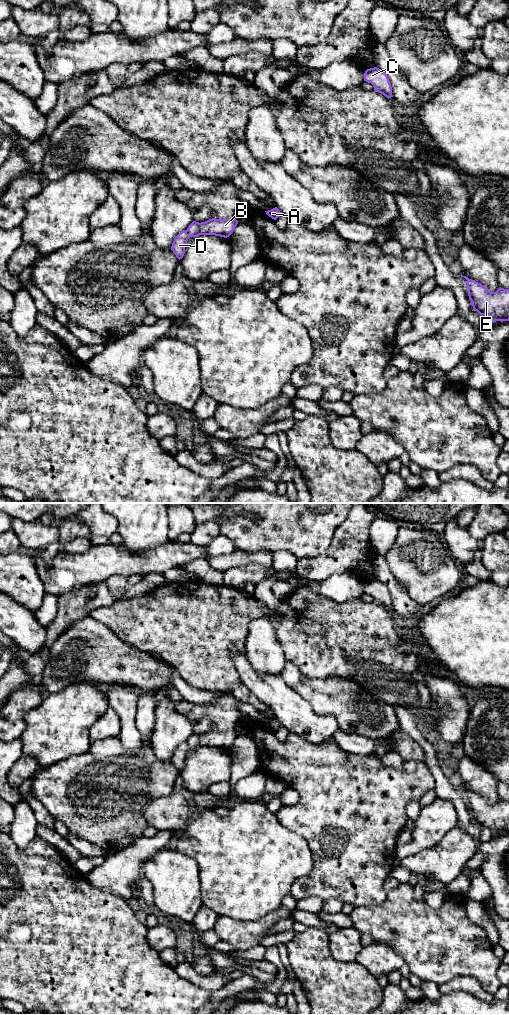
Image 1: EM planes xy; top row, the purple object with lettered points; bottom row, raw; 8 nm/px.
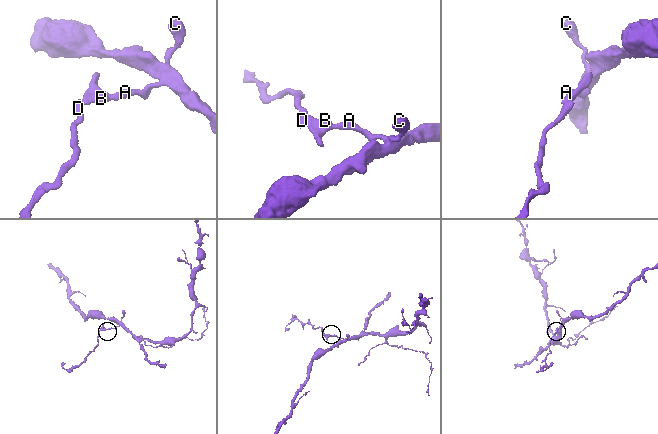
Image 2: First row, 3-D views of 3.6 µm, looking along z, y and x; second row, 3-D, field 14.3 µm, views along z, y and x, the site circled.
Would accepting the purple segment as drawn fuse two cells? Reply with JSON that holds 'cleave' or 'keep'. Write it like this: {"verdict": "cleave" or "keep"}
{"verdict": "cleave"}

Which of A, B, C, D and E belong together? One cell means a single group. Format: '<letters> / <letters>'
A B C E / D

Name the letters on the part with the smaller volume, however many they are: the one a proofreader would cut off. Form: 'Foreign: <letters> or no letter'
Foreign: D

